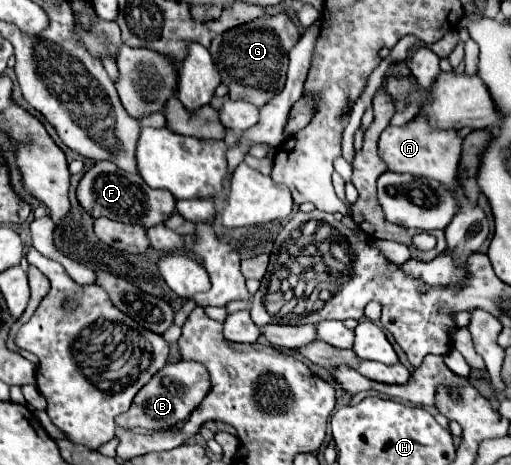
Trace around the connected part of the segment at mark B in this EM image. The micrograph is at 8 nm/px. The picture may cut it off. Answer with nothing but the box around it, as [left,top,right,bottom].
[115,360,209,430]

